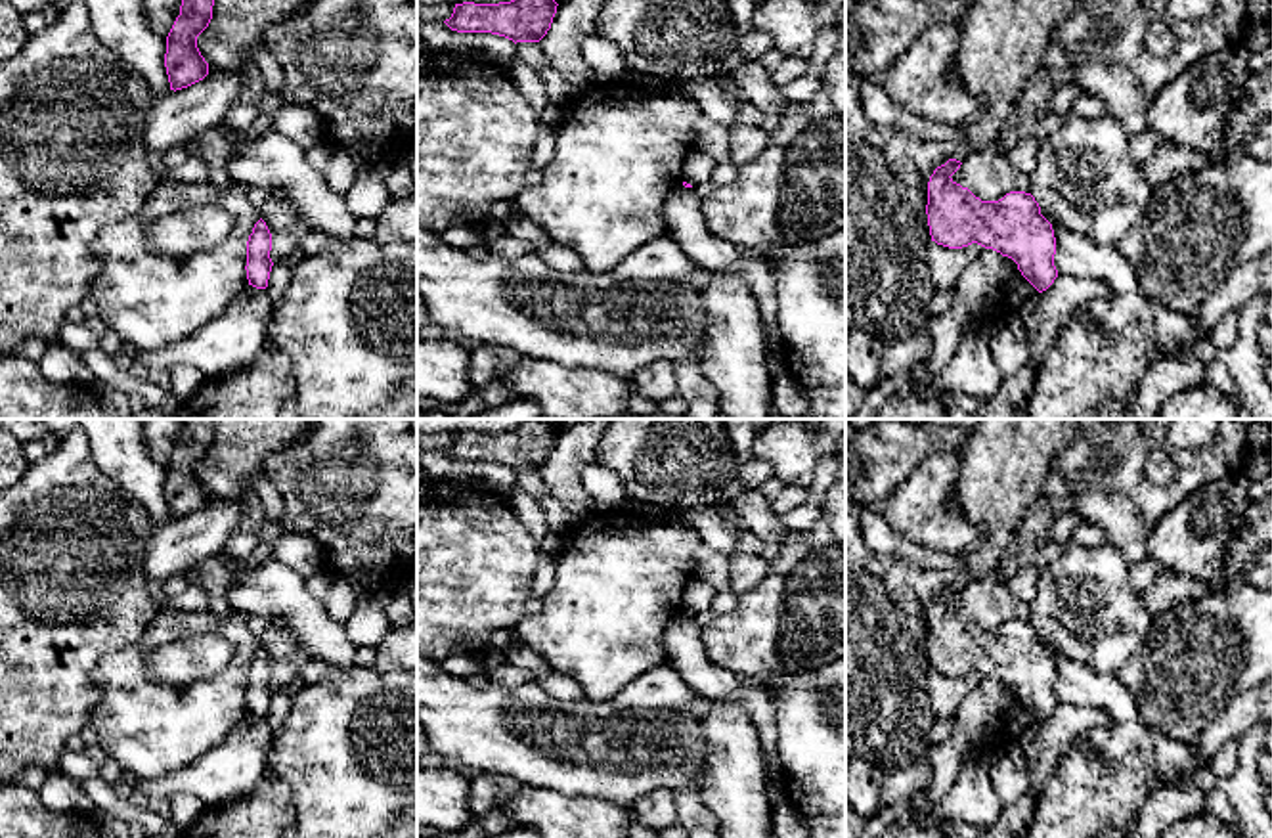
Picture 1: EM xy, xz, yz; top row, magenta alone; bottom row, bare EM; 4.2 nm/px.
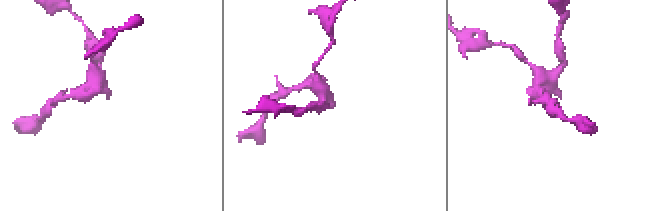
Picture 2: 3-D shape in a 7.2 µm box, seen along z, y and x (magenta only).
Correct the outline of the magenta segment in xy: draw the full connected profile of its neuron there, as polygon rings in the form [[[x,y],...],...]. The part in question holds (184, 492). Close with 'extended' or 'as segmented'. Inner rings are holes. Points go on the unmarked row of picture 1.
[[[178,419],[182,423],[180,444],[168,465],[164,496],[170,518],[187,517],[208,503],[208,492],[197,476],[197,465],[212,448],[216,419]]]; as segmented

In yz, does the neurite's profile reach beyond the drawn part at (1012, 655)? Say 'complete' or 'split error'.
complete

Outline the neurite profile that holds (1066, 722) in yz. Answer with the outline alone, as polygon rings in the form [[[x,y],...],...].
[[[1058,702],[1054,712],[1041,721],[1035,742],[1025,748],[1031,788],[1041,792],[1064,758],[1065,746],[1092,727],[1111,725],[1111,717],[1096,708]]]

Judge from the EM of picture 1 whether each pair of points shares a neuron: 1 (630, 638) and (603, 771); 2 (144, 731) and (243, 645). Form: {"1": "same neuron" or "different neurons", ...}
{"1": "different neurons", "2": "same neuron"}

